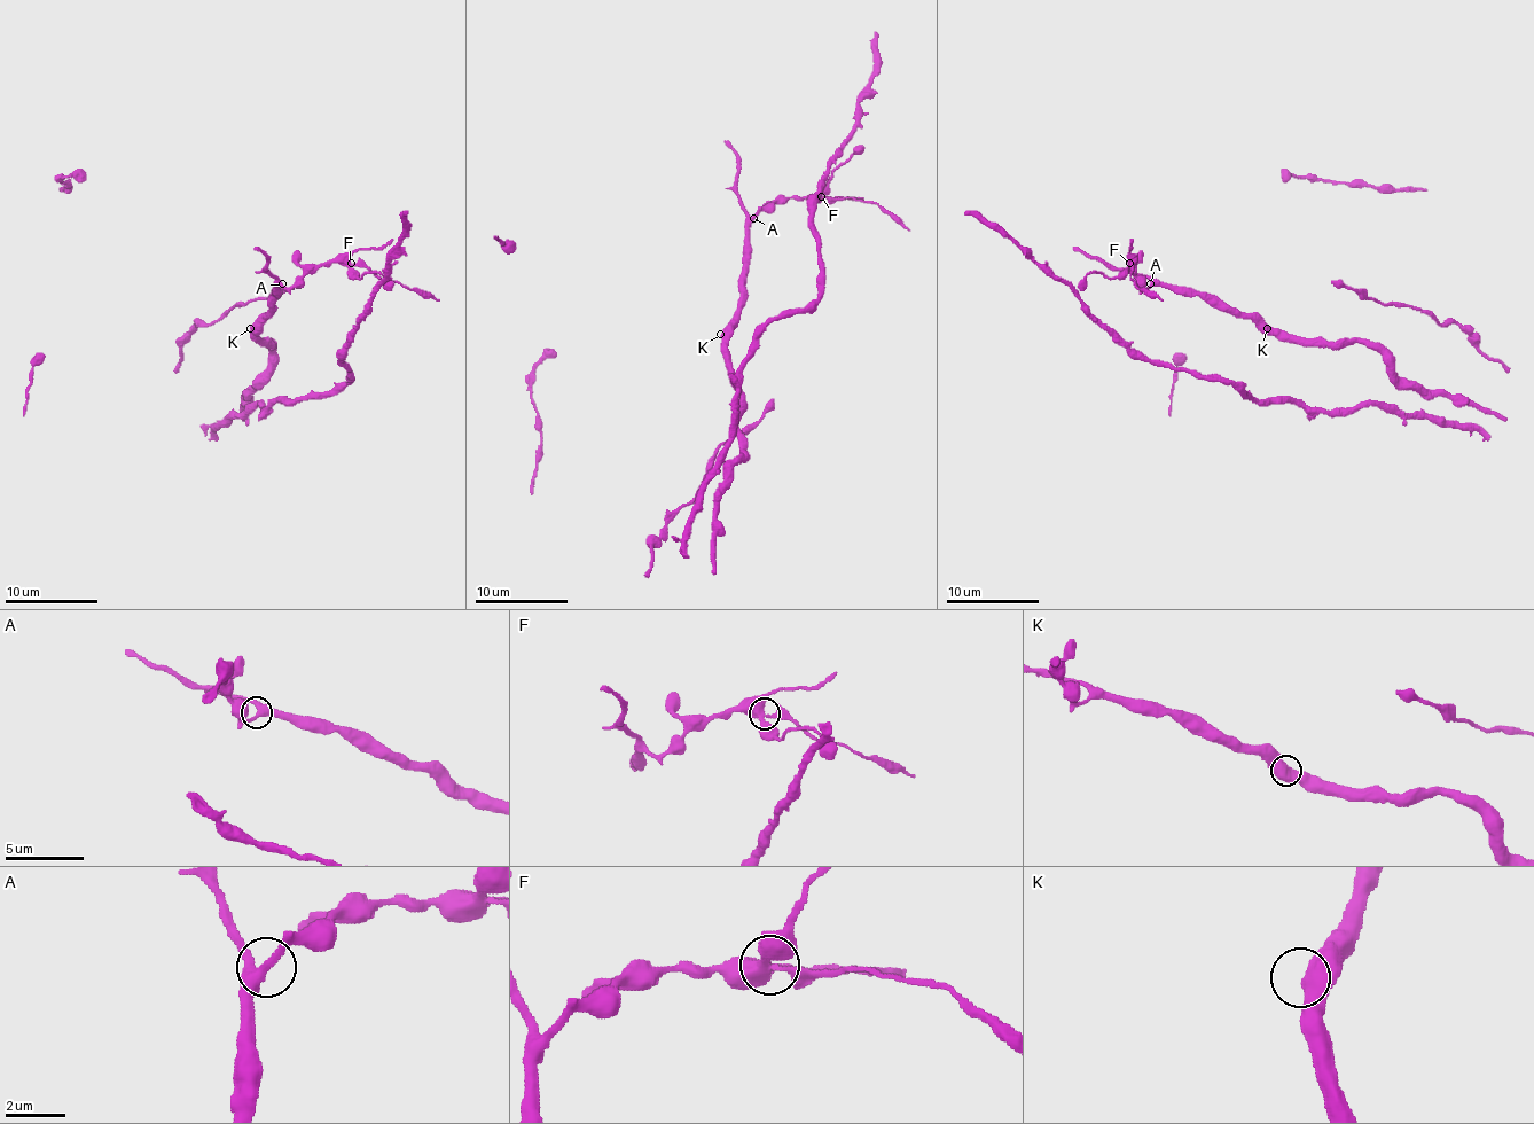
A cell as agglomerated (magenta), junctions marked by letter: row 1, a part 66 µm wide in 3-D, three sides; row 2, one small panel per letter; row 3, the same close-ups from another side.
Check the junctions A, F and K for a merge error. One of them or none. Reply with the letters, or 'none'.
F

